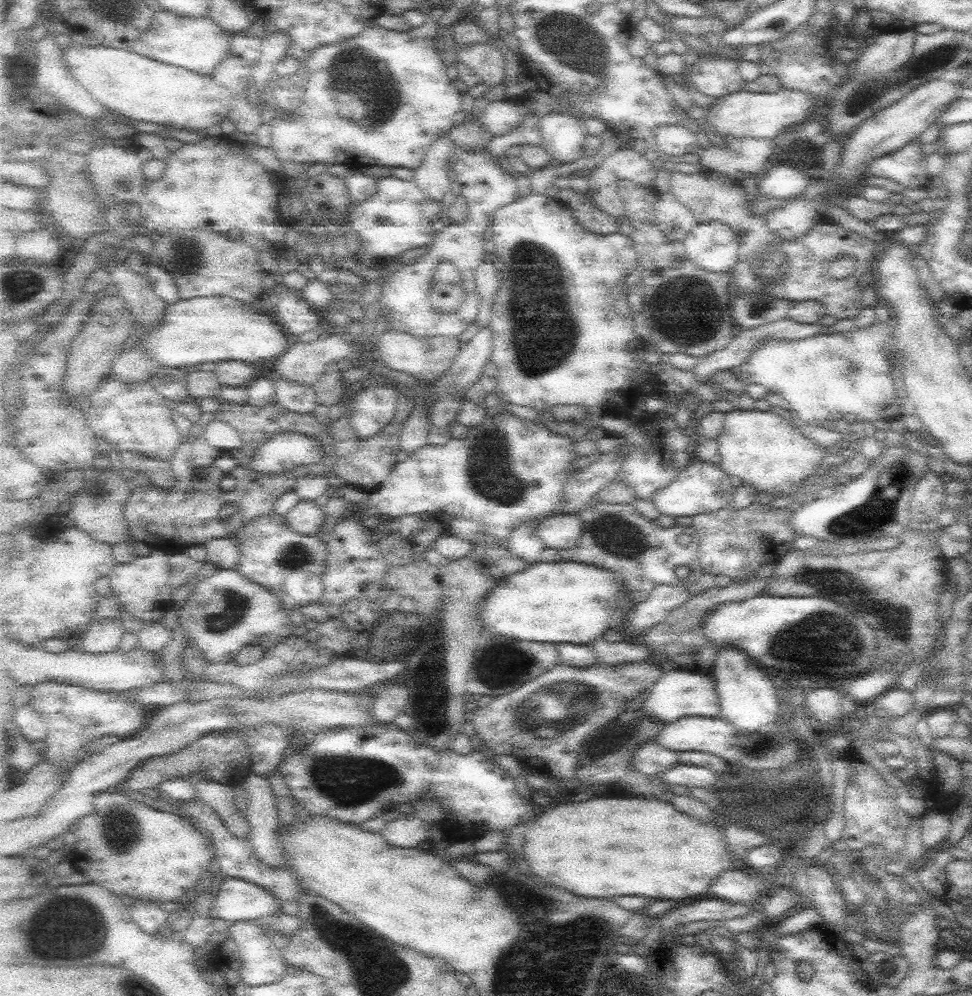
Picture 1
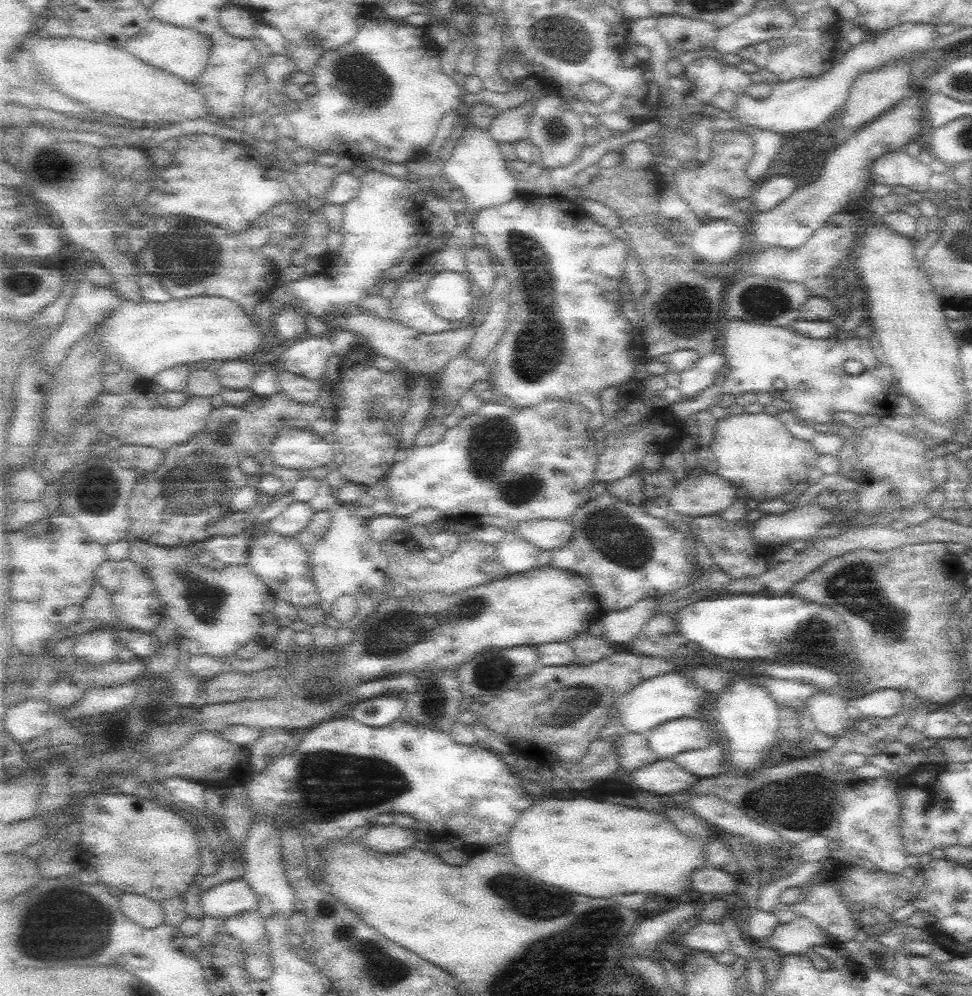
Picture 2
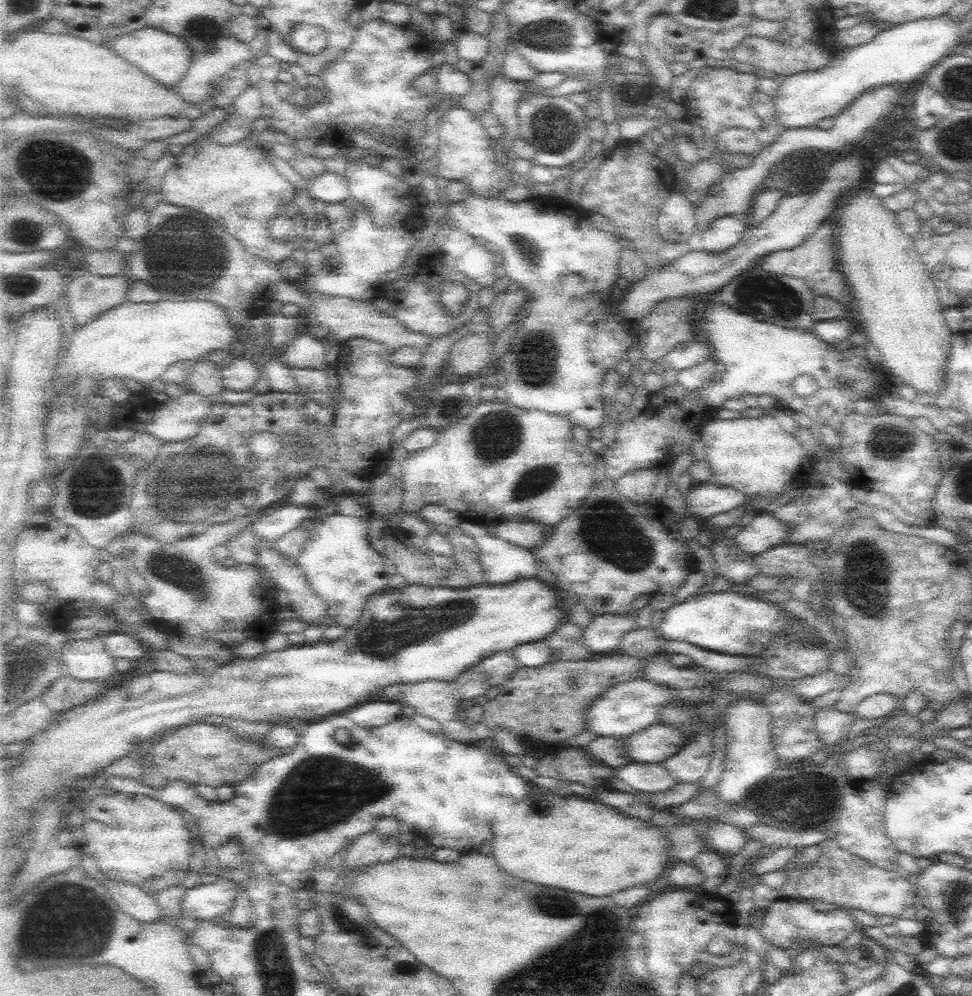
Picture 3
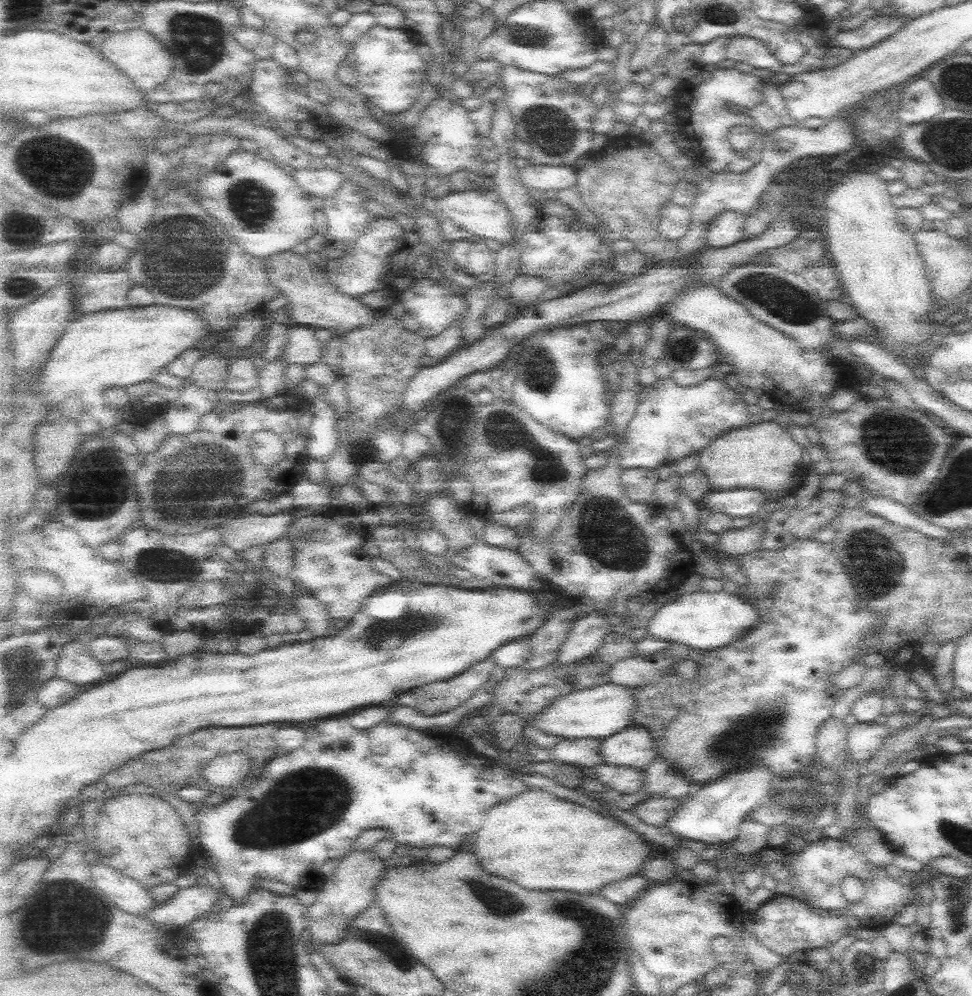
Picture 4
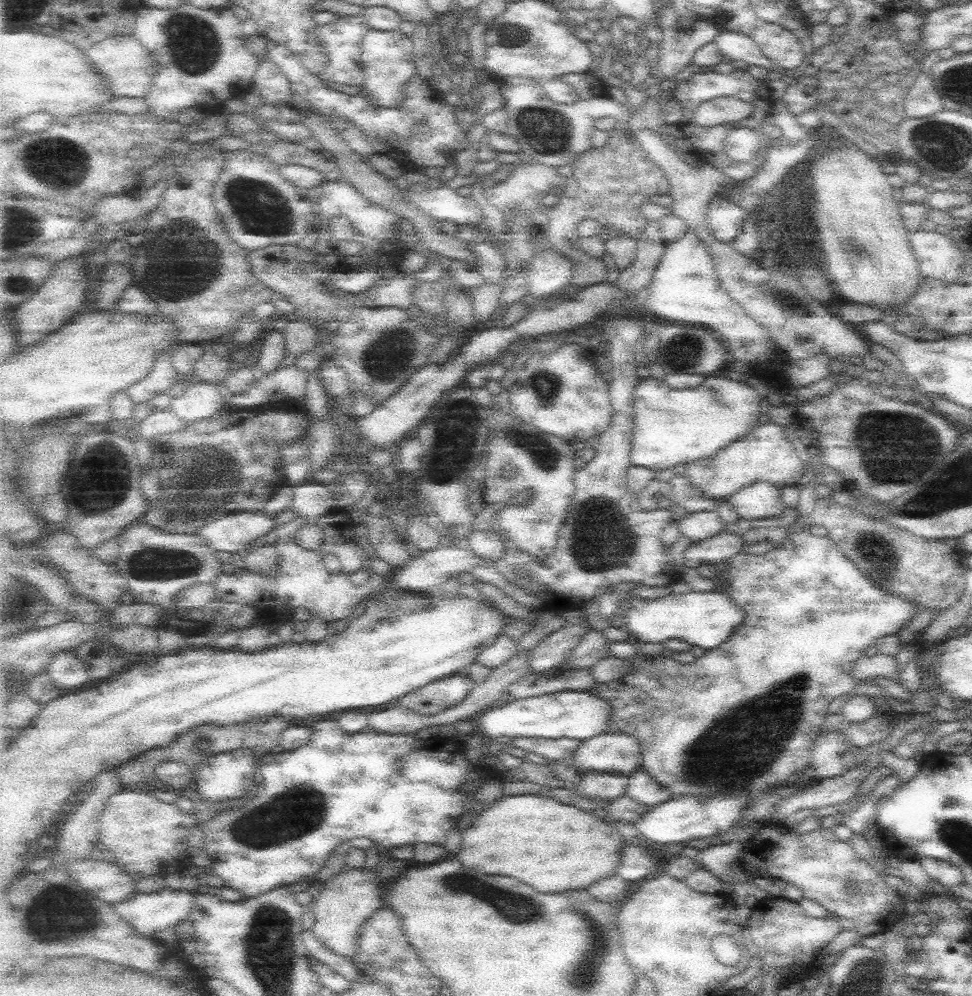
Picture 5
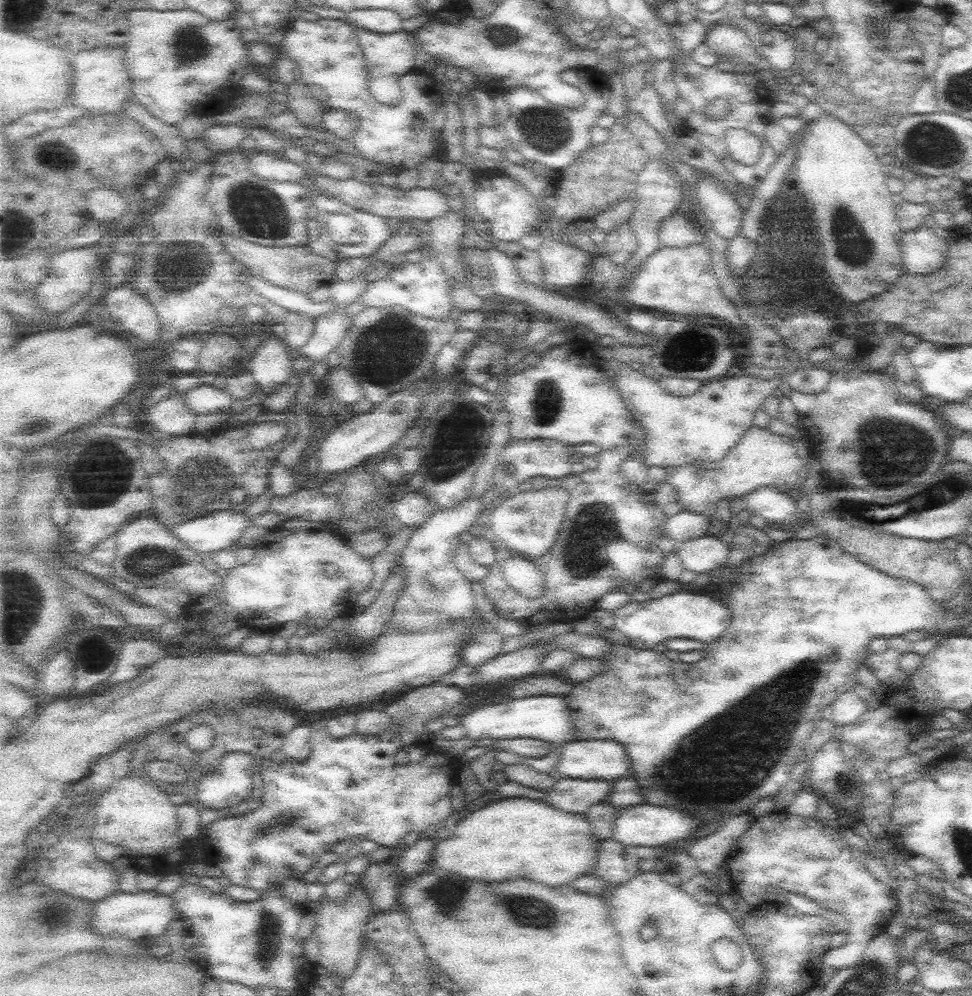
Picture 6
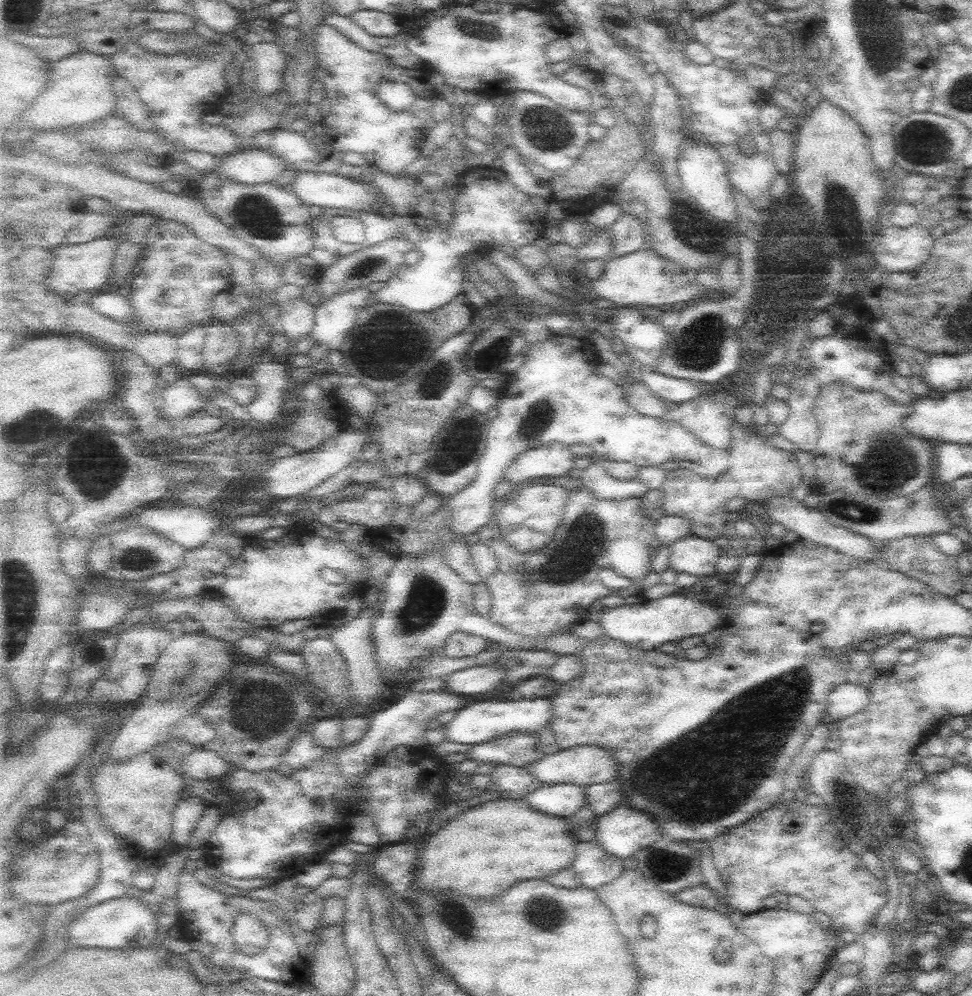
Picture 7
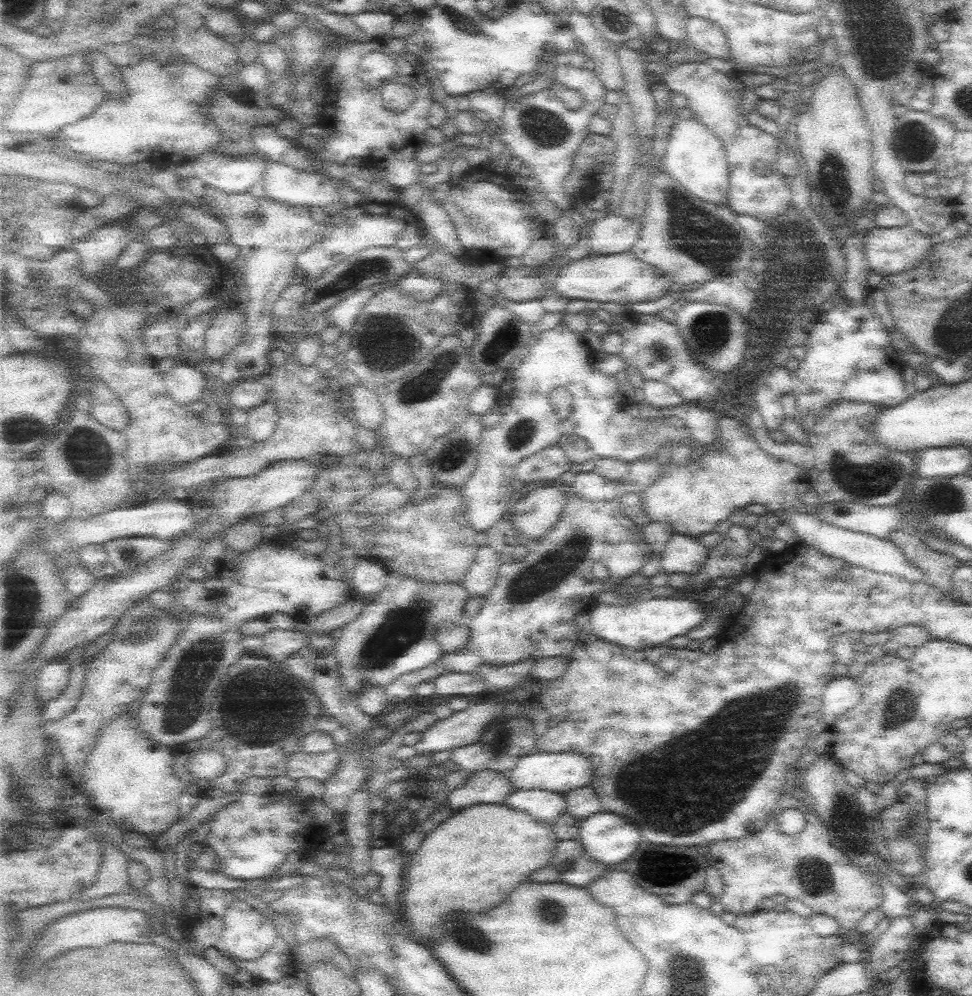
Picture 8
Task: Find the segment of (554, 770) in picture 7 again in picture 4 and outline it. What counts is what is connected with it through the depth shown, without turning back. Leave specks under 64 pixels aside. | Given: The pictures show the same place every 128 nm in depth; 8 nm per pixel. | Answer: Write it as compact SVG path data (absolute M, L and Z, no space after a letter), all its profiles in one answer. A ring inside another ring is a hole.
M634 725L602 739L598 747L598 754L602 756L604 764L640 769L646 769L658 758L658 751L652 732L643 726Z

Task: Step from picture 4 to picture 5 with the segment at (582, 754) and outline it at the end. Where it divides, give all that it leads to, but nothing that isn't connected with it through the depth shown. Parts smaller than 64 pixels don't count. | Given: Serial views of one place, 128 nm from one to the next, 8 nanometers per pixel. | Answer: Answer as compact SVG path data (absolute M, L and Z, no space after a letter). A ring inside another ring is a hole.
M522 737L512 740L511 746L522 748L526 752L540 754L548 761L560 760L565 758L574 758L574 751L580 747L582 741L564 738L564 739L547 739L547 738L528 738Z

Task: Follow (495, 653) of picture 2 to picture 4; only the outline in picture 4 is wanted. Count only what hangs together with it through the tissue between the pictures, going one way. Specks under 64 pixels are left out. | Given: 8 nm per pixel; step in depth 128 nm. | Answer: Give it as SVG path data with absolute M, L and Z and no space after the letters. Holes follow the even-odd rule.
M490 655L486 660L474 664L473 667L448 680L425 684L408 692L402 692L397 696L396 702L400 706L414 708L429 717L454 710L465 704L472 695L487 684L494 667L496 662Z

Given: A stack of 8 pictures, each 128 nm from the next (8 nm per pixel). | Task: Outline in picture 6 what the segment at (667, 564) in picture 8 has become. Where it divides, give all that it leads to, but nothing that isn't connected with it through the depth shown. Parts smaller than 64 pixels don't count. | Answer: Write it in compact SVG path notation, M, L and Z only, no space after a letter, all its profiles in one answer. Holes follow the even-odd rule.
M708 534L700 538L686 540L676 551L686 570L698 576L705 576L710 570L725 566L728 562L729 544Z

